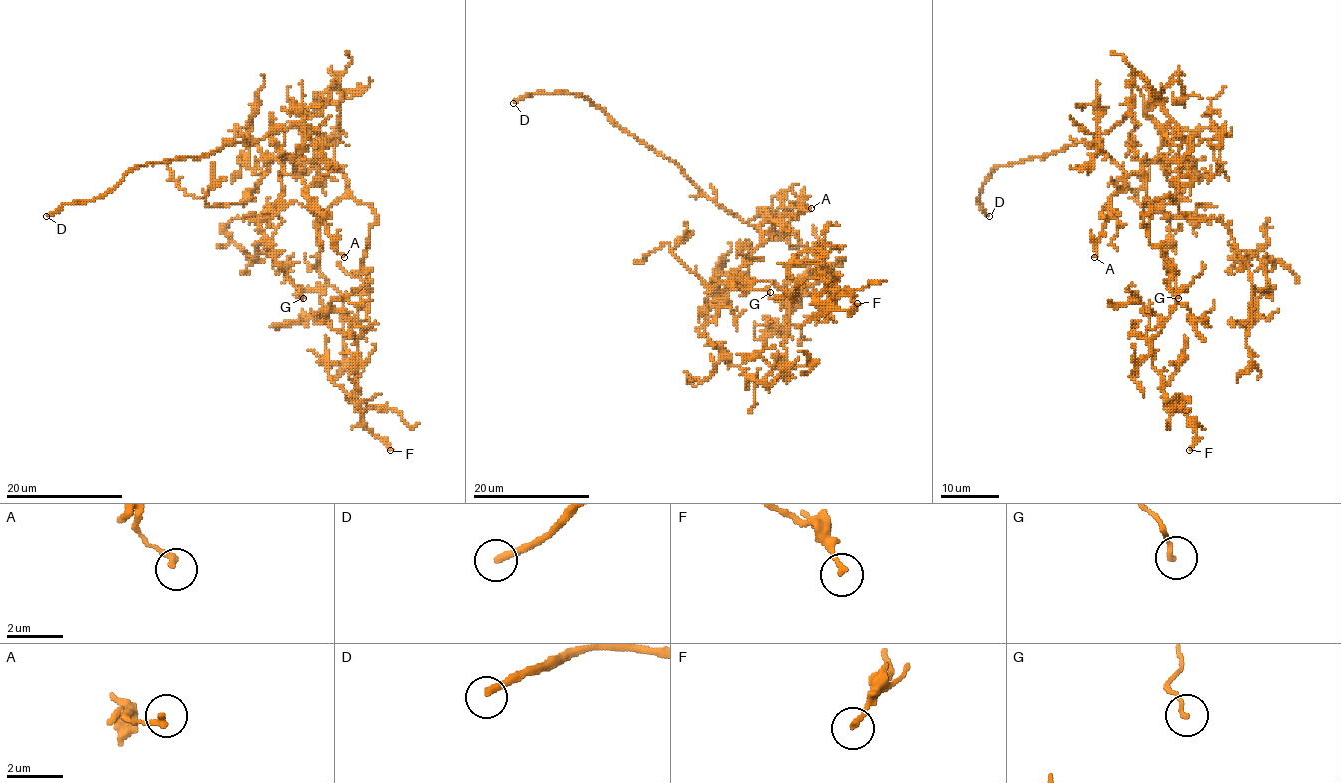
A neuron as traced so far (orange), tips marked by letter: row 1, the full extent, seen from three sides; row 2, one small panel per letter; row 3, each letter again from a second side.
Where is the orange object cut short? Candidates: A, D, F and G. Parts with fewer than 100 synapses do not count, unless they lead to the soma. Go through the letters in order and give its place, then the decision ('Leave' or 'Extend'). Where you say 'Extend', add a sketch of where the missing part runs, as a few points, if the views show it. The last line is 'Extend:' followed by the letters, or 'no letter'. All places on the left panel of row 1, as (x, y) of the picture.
A: Place: (344, 257). Leave
D: Place: (46, 216). Extend. Course of what is missing: (46, 216), (11, 225), (7, 231)
F: Place: (390, 450). Leave
G: Place: (303, 298). Leave
Extend: D

